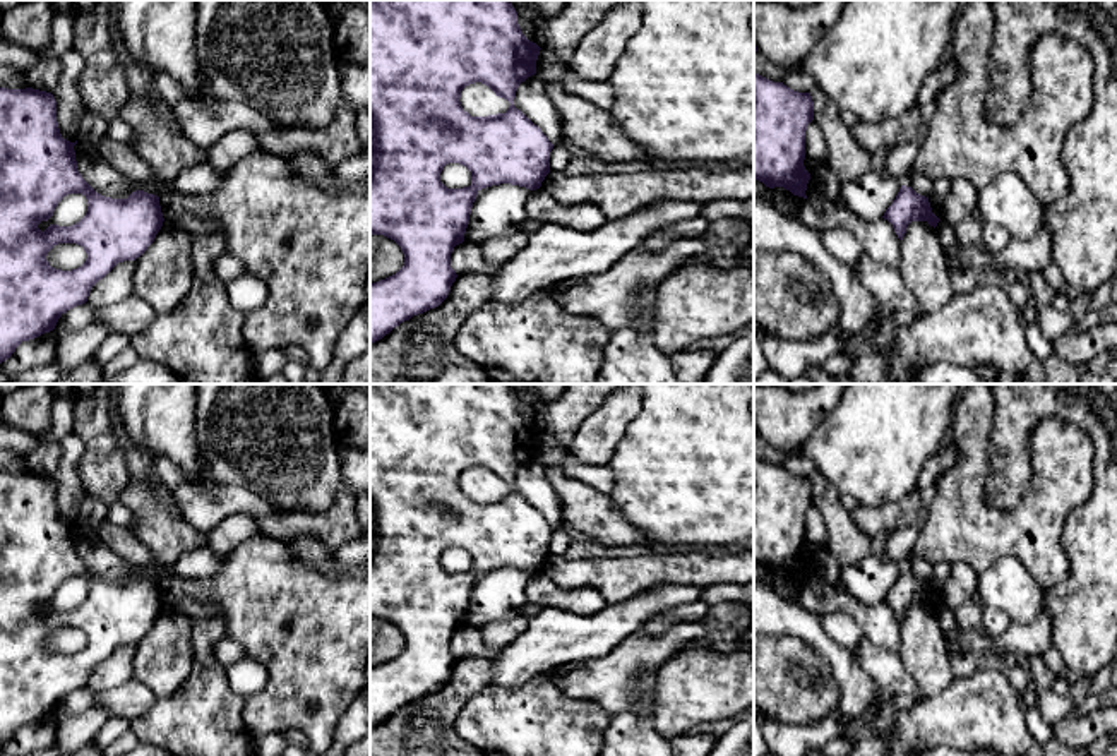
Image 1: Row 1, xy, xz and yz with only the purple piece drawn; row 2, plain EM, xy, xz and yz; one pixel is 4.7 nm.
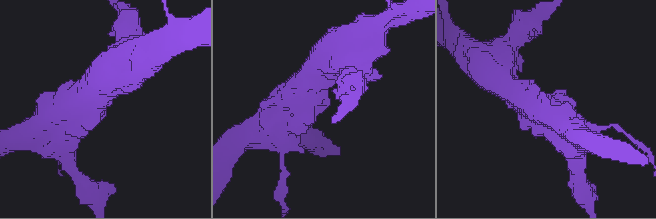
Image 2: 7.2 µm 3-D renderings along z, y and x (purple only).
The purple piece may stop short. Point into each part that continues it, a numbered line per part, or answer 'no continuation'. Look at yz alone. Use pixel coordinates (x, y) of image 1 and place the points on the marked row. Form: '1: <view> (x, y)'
no continuation

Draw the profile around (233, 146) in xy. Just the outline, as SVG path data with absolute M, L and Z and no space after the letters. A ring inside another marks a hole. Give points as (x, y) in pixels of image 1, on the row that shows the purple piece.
M235 129L219 137L219 141L207 147L207 161L221 170L228 171L233 165L242 161L245 156L257 151L257 139L247 129Z

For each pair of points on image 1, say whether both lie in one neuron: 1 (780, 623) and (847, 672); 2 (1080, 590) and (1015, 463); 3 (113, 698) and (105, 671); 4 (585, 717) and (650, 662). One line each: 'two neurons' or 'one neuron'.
1: one neuron
2: one neuron
3: two neurons
4: two neurons

